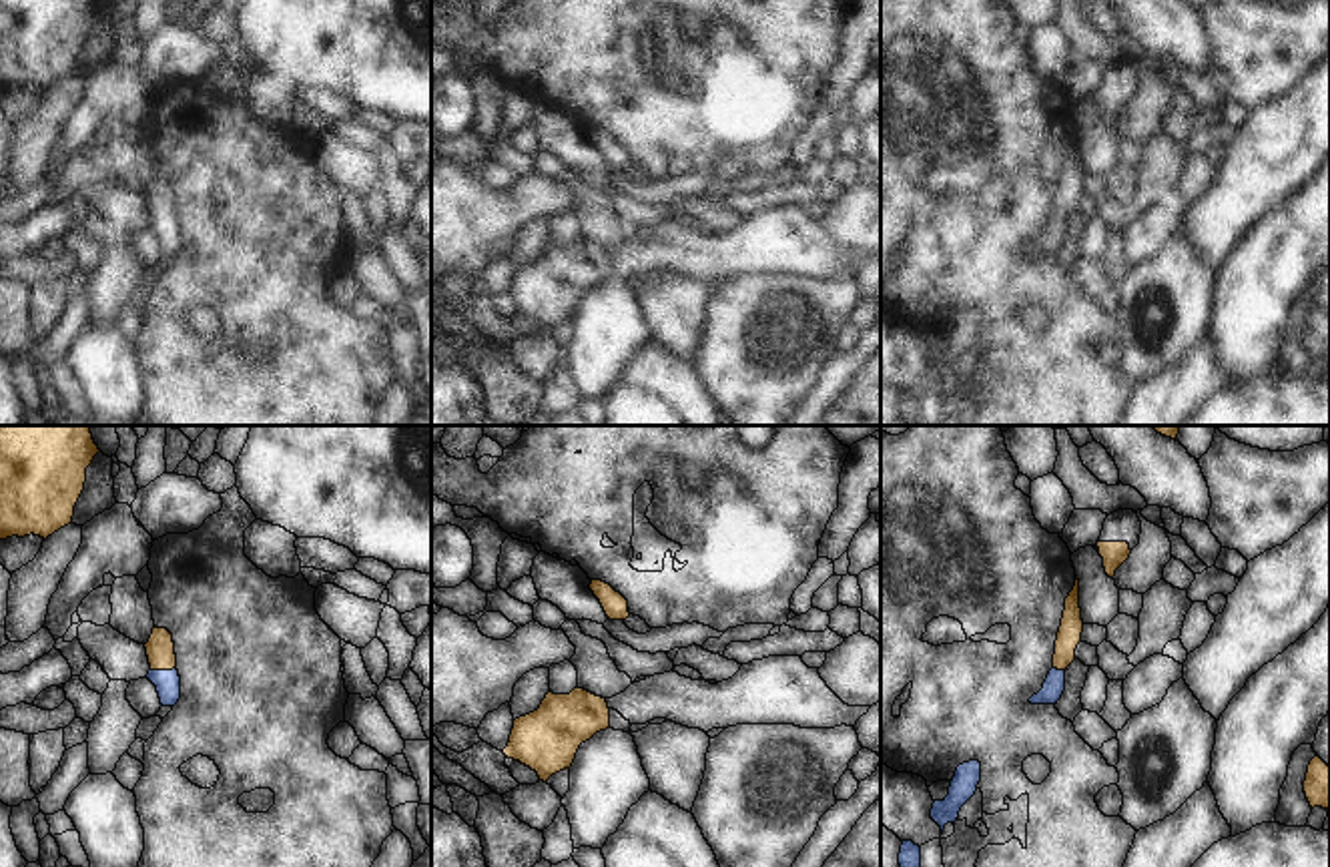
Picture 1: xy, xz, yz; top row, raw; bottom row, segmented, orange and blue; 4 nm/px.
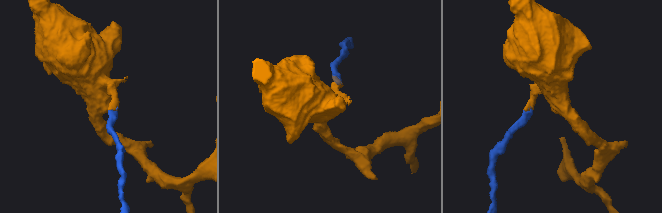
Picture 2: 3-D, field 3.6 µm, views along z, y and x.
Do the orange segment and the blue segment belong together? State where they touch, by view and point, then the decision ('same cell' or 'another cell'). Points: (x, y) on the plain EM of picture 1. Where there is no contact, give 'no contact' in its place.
xy (163, 219) | same cell

